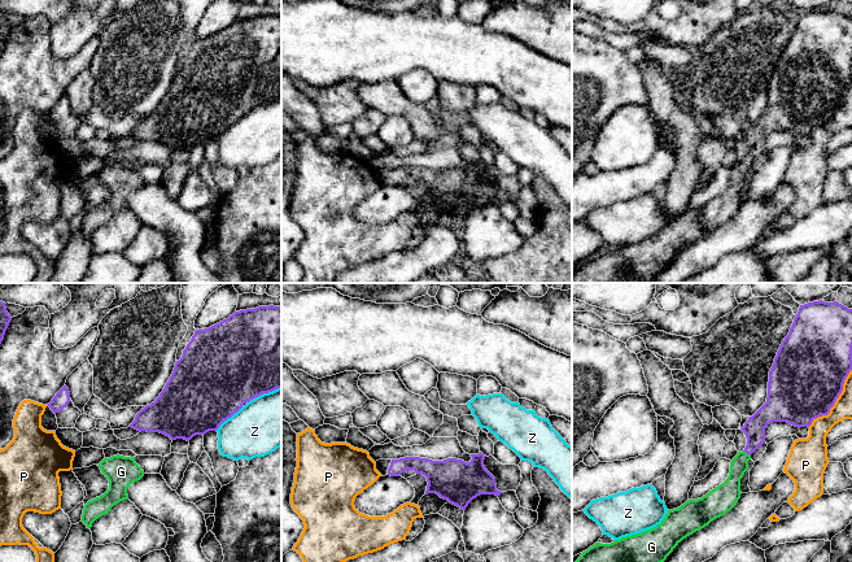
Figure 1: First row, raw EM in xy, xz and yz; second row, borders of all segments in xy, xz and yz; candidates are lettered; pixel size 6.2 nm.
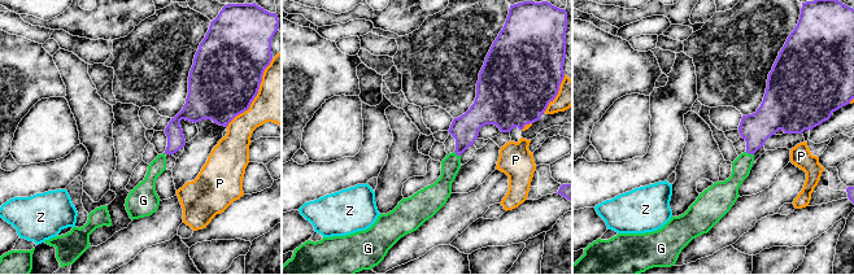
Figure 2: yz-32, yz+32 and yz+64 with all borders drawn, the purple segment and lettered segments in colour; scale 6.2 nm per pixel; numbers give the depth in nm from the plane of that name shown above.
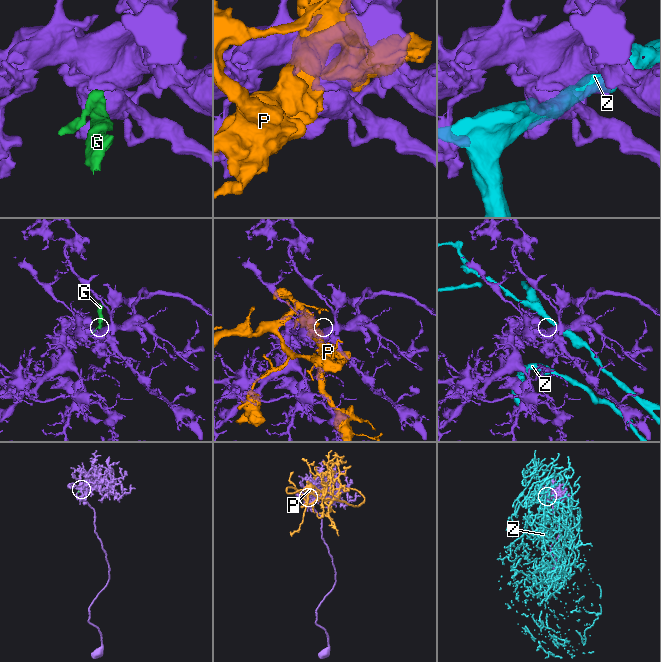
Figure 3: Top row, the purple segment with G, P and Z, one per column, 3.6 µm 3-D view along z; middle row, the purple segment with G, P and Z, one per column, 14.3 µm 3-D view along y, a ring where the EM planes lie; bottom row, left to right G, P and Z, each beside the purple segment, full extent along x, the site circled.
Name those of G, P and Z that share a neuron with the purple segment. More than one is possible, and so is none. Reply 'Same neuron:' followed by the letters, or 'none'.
Same neuron: G

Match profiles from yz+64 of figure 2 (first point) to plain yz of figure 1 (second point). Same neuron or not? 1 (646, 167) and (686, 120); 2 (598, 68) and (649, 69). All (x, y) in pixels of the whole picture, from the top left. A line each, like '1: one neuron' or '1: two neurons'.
1: two neurons
2: two neurons

